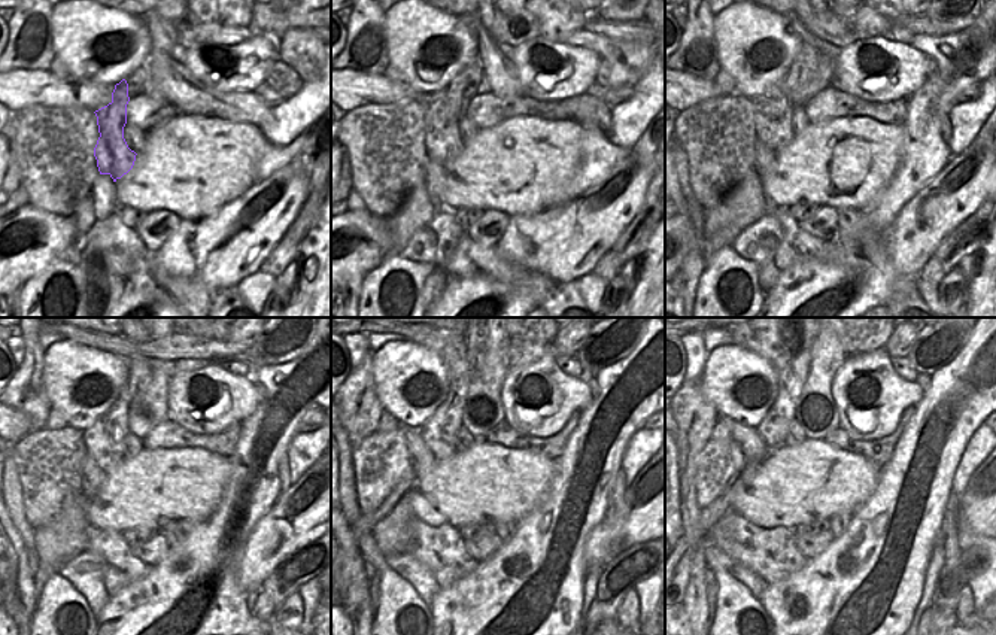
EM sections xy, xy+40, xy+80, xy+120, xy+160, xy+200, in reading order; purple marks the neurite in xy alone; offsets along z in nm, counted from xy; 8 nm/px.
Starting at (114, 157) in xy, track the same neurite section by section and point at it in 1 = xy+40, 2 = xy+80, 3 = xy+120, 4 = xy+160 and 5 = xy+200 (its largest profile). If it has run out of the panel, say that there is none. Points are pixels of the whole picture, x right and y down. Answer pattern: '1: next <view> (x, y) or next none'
1: next xy+40 (443, 109)
2: next xy+80 (773, 111)
3: next xy+120 (105, 440)
4: next xy+160 (461, 362)
5: next xy+200 (788, 348)

